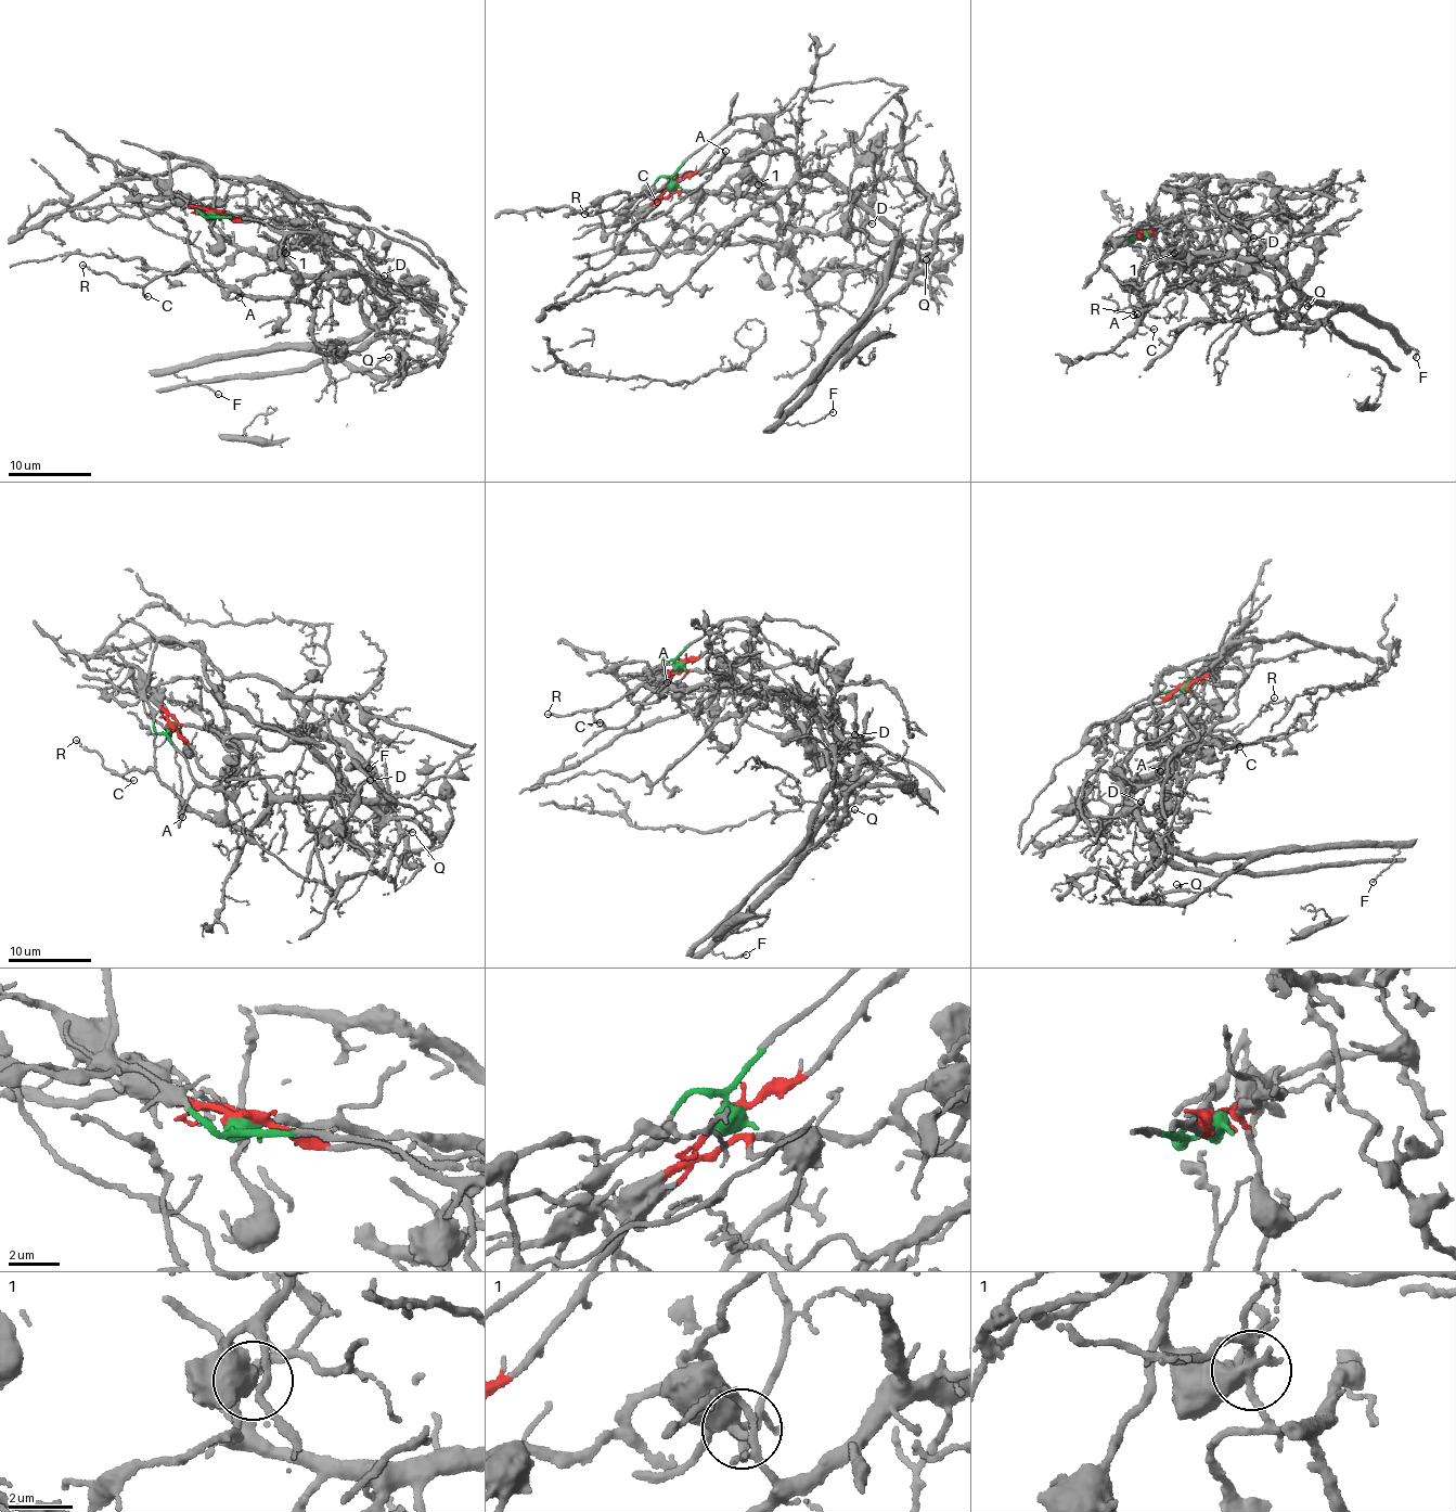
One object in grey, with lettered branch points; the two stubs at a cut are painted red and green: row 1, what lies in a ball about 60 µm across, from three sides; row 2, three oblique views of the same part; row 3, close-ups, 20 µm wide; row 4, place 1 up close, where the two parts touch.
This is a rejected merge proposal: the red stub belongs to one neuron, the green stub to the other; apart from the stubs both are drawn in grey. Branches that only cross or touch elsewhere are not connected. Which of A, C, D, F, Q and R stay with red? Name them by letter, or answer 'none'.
D

